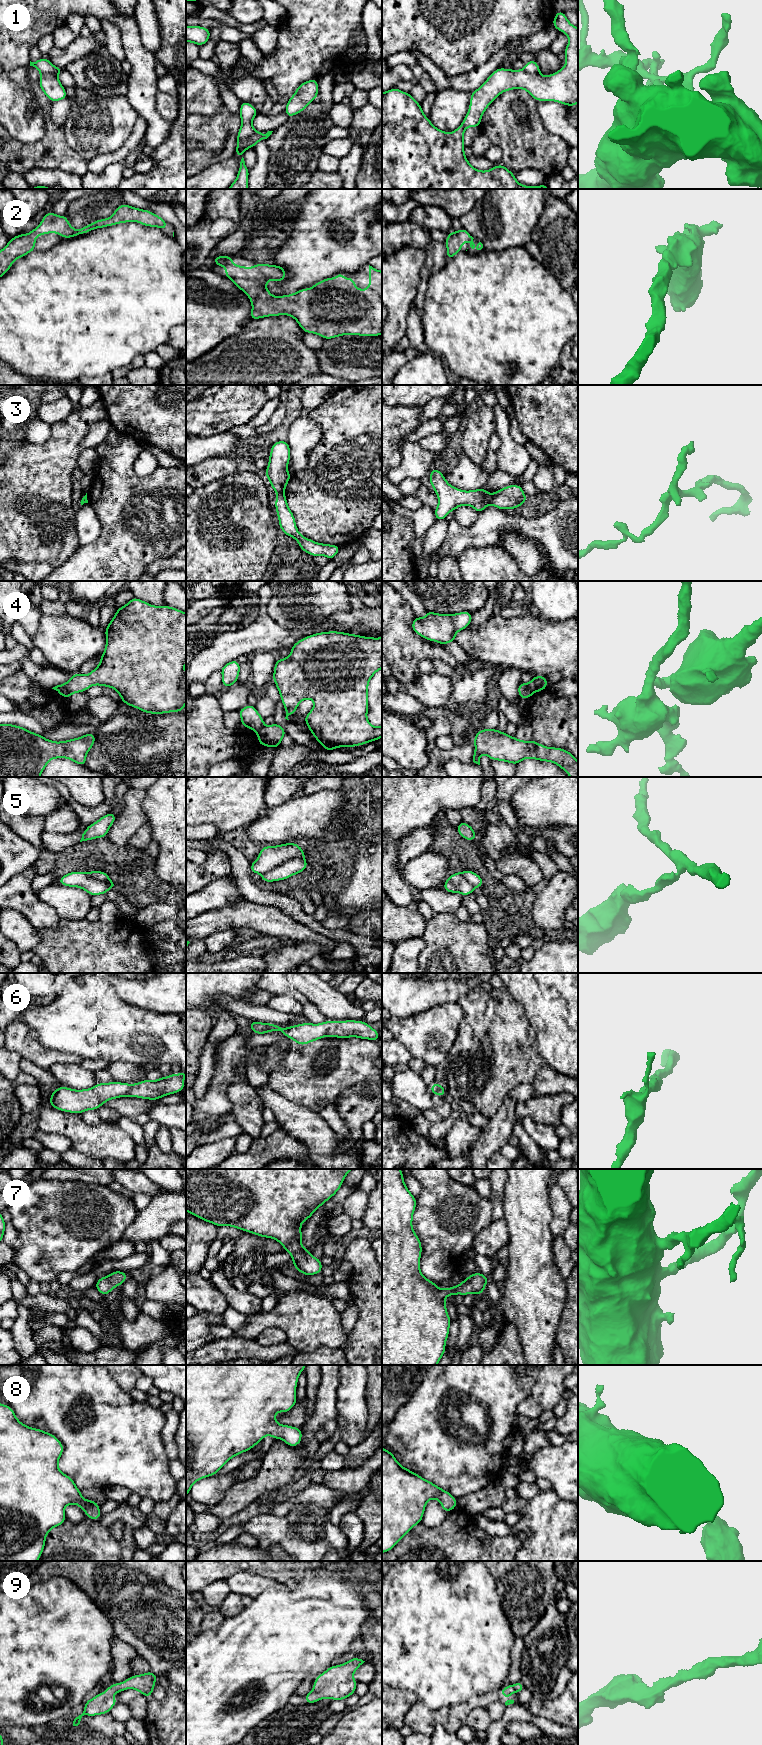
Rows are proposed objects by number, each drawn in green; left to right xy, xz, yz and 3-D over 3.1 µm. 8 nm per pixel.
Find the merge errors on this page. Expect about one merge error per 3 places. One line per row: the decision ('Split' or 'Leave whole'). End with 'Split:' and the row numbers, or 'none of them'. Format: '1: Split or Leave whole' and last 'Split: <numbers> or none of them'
1: Split
2: Leave whole
3: Split
4: Split
5: Split
6: Leave whole
7: Leave whole
8: Leave whole
9: Leave whole
Split: 1, 3, 4, 5

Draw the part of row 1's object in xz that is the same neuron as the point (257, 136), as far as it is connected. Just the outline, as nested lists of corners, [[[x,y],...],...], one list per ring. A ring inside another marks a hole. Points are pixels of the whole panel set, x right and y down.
[[[268,131],[266,134],[262,134],[261,132],[255,132],[251,135],[247,140],[248,148],[253,148],[259,141],[263,139],[267,139],[273,131]]]

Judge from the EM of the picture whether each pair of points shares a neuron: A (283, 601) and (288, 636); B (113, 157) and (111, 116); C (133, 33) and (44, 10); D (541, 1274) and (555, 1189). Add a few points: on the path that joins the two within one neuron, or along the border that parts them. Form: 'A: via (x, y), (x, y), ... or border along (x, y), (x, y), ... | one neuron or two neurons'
A: border along (268, 615), (282, 626), (291, 629), (310, 625) | two neurons
B: border along (130, 135), (117, 149), (100, 153), (91, 159) | two neurons
C: via (111, 14), (106, 10), (66, 10) | one neuron
D: border along (549, 1187), (552, 1234) | two neurons

